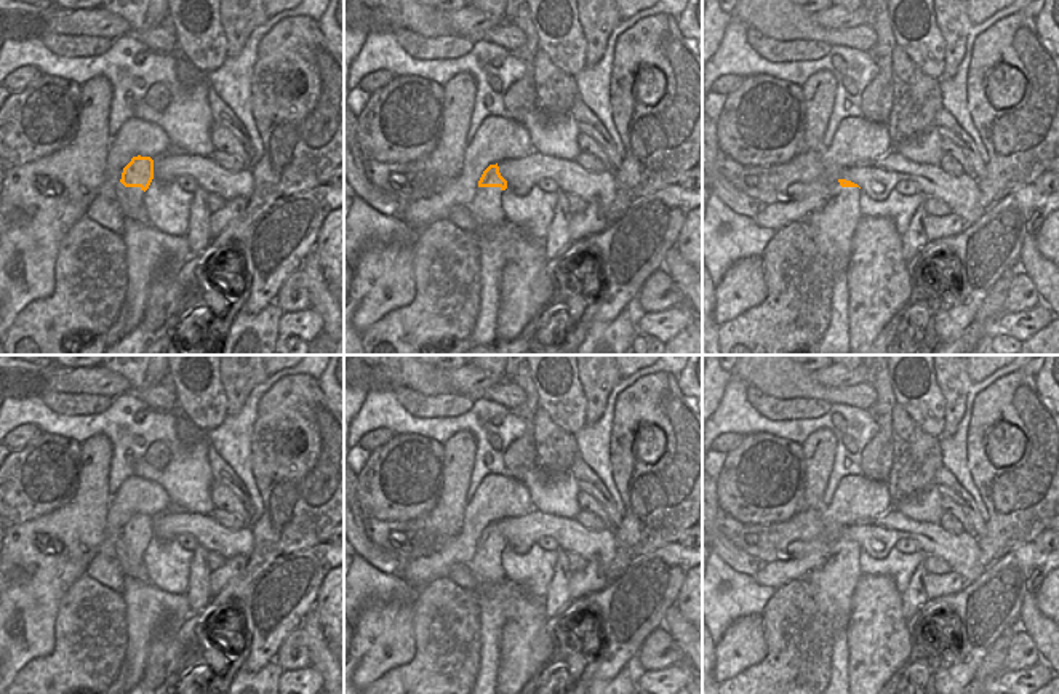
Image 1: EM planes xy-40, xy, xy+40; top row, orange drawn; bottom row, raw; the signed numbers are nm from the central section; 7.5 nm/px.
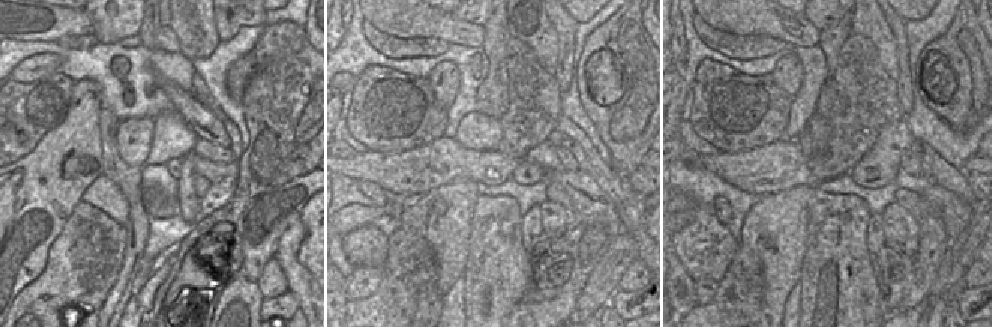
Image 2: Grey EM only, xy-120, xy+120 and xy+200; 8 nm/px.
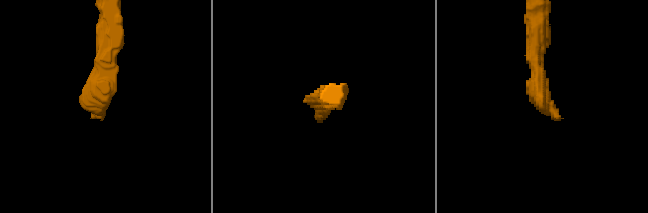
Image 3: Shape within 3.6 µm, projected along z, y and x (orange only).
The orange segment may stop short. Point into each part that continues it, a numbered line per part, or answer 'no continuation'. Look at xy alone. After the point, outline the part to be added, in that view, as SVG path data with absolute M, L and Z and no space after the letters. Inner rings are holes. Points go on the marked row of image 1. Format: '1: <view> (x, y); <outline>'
1: xy (485, 208); M477 187L475 197L469 205L470 214L475 219L474 235L480 238L496 225L506 224L506 214L501 205L501 187Z

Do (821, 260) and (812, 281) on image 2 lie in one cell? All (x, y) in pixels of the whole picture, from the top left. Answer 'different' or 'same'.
same

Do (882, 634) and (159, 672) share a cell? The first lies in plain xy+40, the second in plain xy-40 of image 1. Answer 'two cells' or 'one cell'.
one cell

